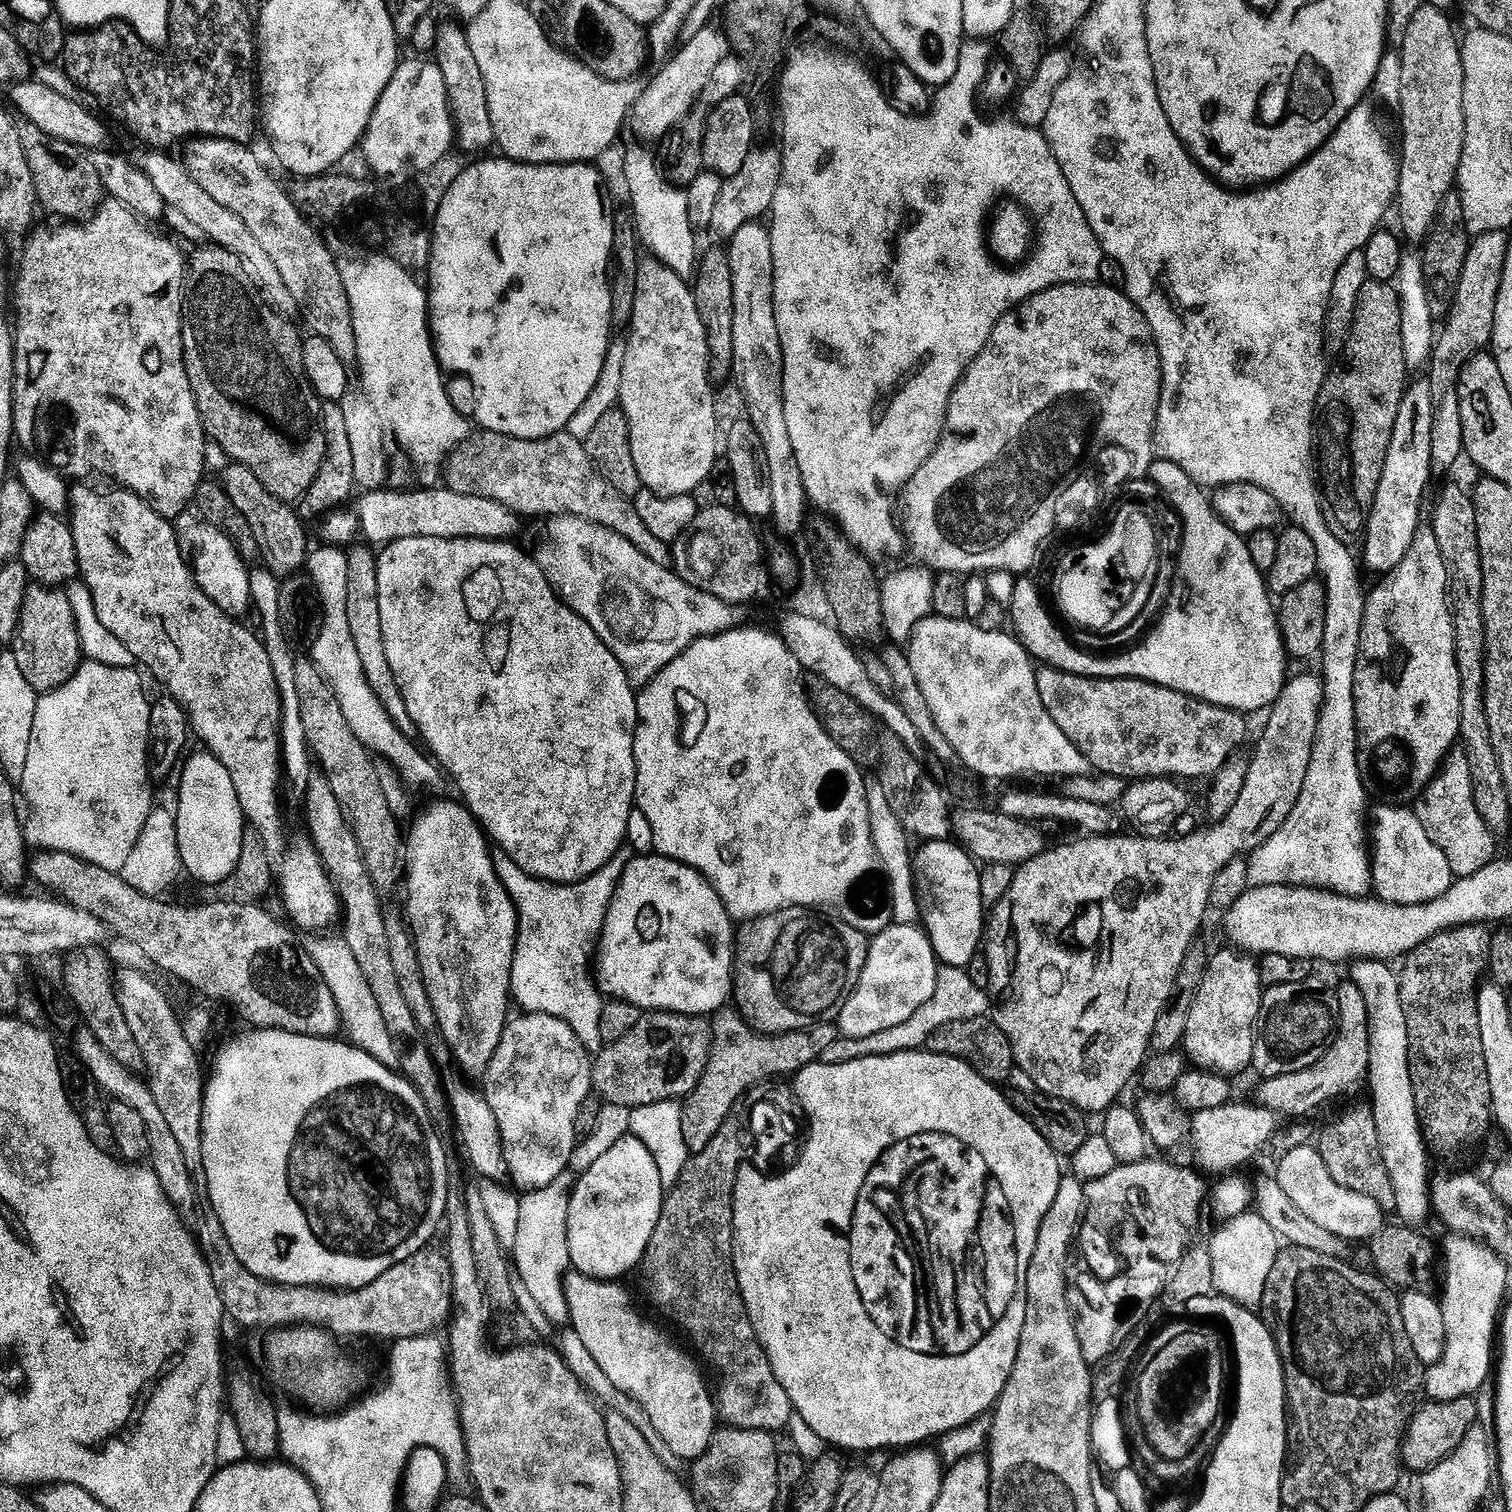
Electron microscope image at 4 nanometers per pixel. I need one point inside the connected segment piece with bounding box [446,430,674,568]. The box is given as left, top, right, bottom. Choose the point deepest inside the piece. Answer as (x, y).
(530, 477)

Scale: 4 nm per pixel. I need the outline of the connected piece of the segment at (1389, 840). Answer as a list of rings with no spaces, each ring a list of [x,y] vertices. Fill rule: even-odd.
[[[1413,813],[1394,814],[1390,818],[1390,824],[1384,822],[1374,834],[1374,846],[1372,844],[1372,885],[1375,897],[1386,904],[1392,905],[1420,905],[1437,900],[1442,894],[1449,891],[1454,883],[1452,871],[1445,855],[1437,847],[1429,843],[1425,837],[1418,818]]]

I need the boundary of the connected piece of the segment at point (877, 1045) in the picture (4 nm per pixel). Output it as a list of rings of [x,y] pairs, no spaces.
[[[943,969],[937,975],[933,996],[919,1007],[906,1022],[886,1029],[880,1034],[872,1034],[862,1038],[838,1038],[833,1040],[825,1050],[818,1054],[818,1062],[822,1065],[840,1065],[842,1062],[861,1060],[862,1057],[888,1055],[890,1053],[921,1049],[935,1031],[943,1029],[946,1024],[972,1022],[985,1016],[990,1010],[990,998],[966,976],[961,969]]]

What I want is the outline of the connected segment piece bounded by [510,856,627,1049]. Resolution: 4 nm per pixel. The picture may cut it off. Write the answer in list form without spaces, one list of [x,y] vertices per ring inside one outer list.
[[[613,857],[595,875],[573,885],[572,897],[564,900],[564,904],[552,904],[552,908],[524,912],[524,904],[520,904],[520,900],[515,902],[519,914],[519,934],[516,936],[516,952],[511,968],[511,997],[525,1013],[545,1013],[566,1022],[583,1047],[586,1045],[595,1049],[599,1045],[598,1024],[604,1000],[599,992],[591,989],[580,970],[580,924],[586,924],[588,908],[594,914],[598,908],[604,908],[606,900],[611,900],[626,864],[625,857]]]

